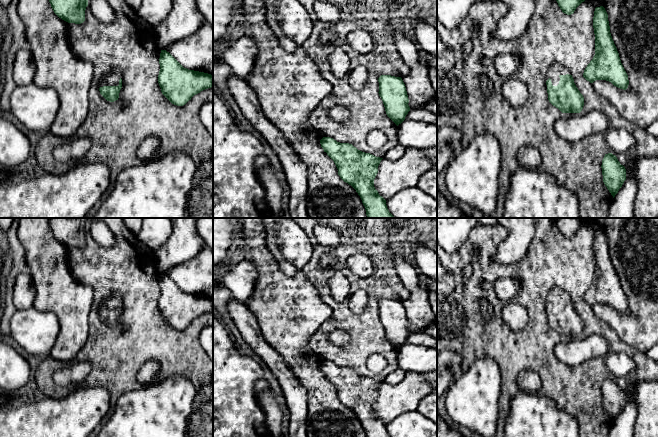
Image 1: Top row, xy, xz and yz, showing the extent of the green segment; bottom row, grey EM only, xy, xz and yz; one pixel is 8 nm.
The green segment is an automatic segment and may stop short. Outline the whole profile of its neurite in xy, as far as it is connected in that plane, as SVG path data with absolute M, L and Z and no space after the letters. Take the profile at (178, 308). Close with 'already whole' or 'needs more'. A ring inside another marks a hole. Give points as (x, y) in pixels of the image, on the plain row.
M161 274L158 307L162 318L174 329L183 330L201 315L213 310L213 299L184 292L169 276Z; already whole

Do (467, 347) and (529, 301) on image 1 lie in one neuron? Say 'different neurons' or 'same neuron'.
same neuron

